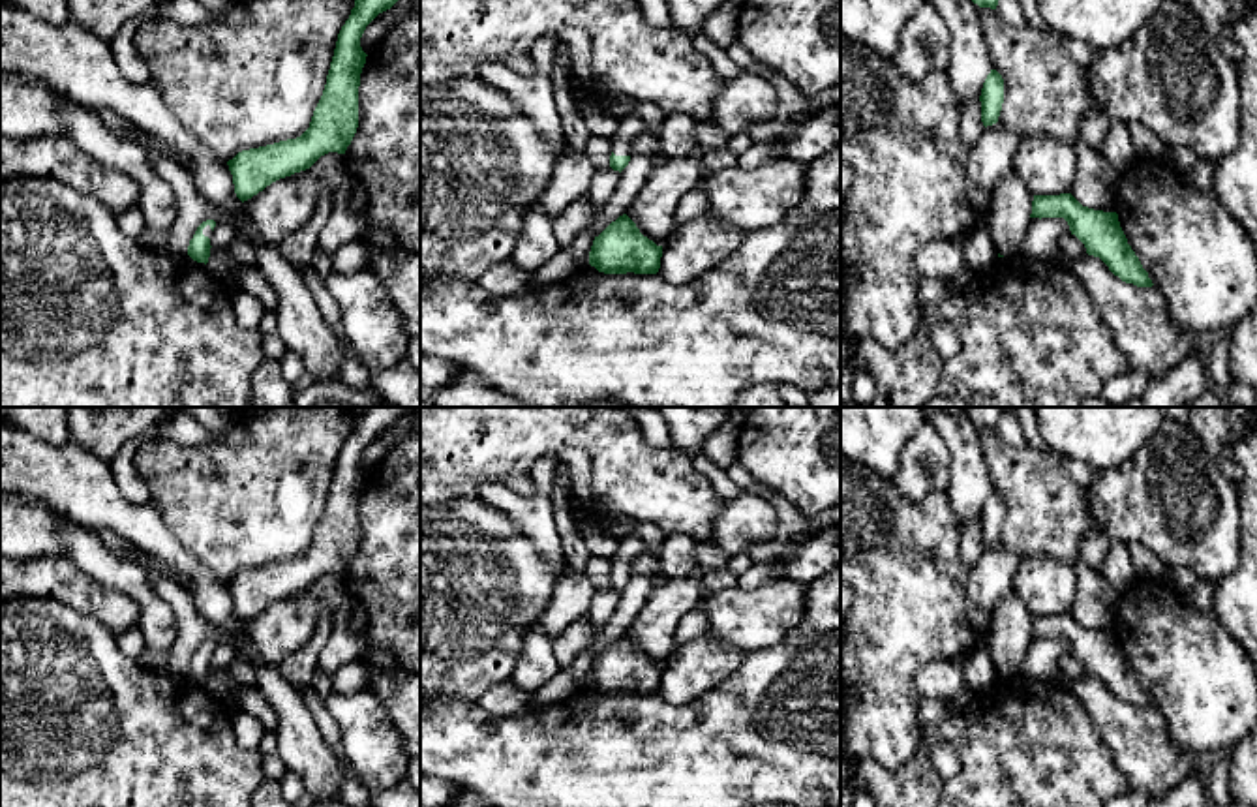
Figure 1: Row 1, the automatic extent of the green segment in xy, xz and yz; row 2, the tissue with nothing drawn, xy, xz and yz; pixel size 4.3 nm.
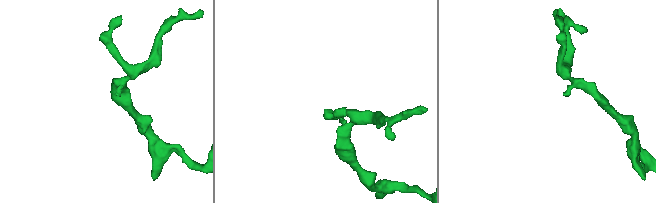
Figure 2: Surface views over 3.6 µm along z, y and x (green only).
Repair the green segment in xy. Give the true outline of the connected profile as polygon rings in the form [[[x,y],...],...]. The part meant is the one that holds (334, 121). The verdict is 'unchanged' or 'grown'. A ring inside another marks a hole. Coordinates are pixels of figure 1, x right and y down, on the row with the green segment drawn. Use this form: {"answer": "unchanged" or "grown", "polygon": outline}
{"answer": "unchanged", "polygon": [[[355,0],[351,15],[338,34],[323,96],[313,111],[310,128],[300,137],[242,150],[227,161],[233,175],[235,193],[242,203],[280,178],[310,169],[321,156],[328,152],[345,154],[358,128],[358,86],[368,56],[360,47],[360,38],[366,26],[379,13],[390,9],[396,2],[398,0]]]}

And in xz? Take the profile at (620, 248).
{"answer": "unchanged", "polygon": [[[619,216],[598,236],[595,236],[589,265],[604,274],[657,274],[662,246],[644,236],[636,223]]]}

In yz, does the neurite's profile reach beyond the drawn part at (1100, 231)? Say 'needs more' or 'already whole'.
already whole

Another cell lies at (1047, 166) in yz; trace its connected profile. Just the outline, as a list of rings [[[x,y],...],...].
[[[1053,135],[1021,137],[1013,171],[1032,195],[1069,193],[1077,175],[1077,150]]]

